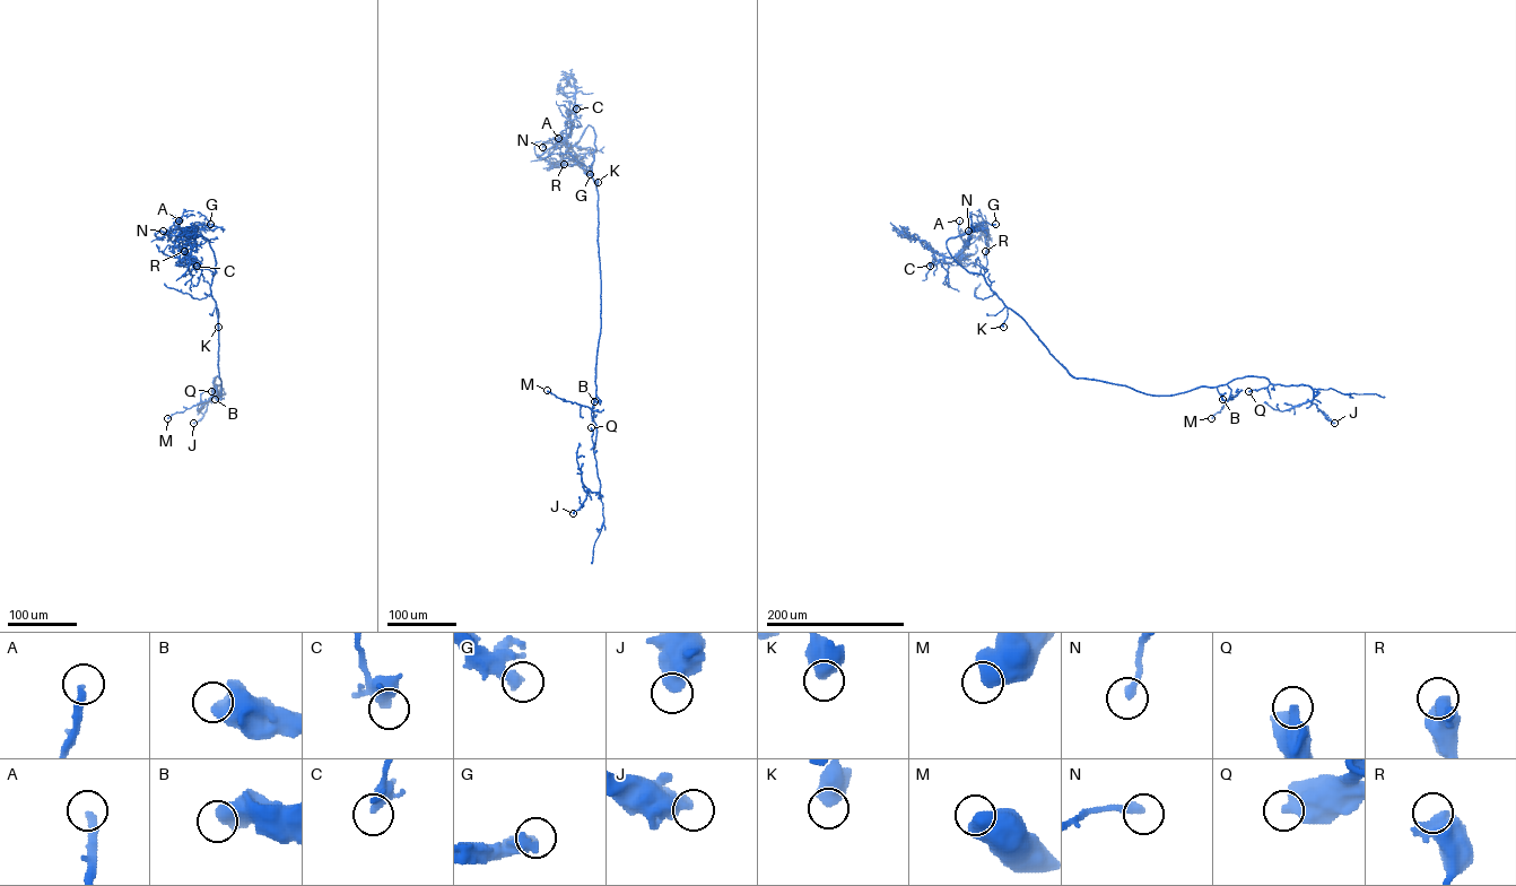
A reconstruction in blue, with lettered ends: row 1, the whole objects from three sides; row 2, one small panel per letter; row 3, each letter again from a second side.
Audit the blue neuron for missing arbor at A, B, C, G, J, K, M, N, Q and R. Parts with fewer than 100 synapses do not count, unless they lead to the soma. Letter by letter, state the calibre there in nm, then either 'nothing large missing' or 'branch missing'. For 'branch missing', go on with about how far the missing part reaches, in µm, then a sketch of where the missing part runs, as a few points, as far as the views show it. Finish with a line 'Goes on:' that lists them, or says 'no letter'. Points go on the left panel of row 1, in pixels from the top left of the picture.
A: calibre 280 nm; nothing large missing
B: calibre 650 nm; nothing large missing
C: calibre 320 nm; nothing large missing
G: calibre 440 nm; branch missing; missing 30 µm
J: calibre 550 nm; nothing large missing
K: calibre 600 nm; nothing large missing
M: calibre 600 nm; nothing large missing
N: calibre 280 nm; nothing large missing
Q: calibre 600 nm; nothing large missing
R: calibre 650 nm; nothing large missing
Goes on: G

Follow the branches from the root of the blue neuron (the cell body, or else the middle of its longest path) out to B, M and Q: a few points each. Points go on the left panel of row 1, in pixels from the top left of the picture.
B: (219, 375), (220, 396), (216, 387), (221, 398), (215, 399)
M: (219, 375), (220, 396), (214, 384), (208, 400), (167, 418)
Q: (219, 375), (221, 394), (217, 394), (212, 383), (217, 376), (211, 391)

